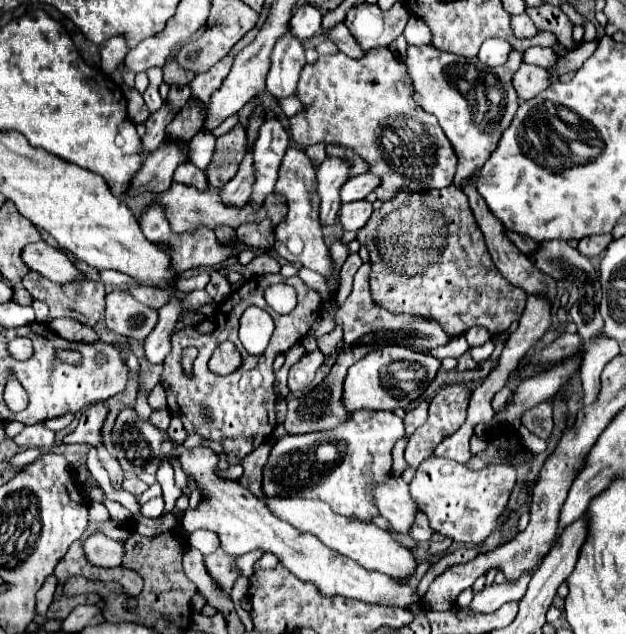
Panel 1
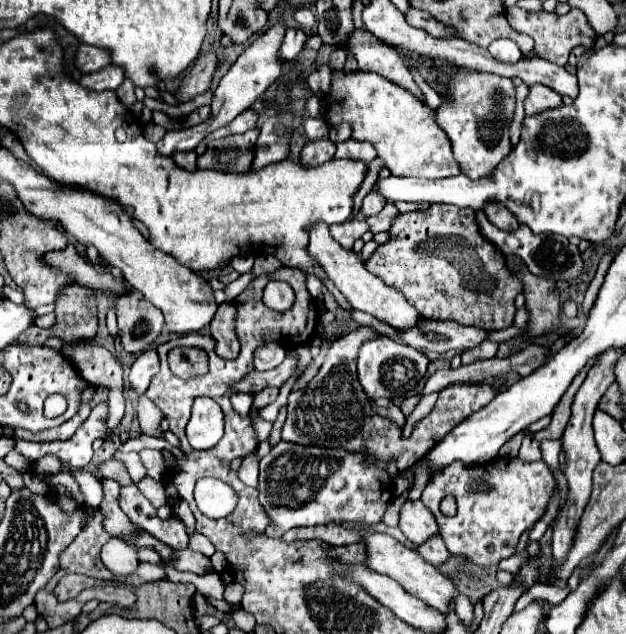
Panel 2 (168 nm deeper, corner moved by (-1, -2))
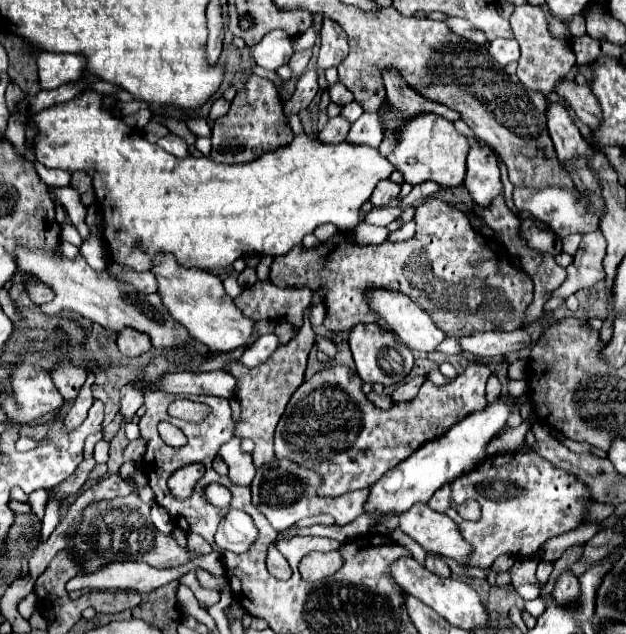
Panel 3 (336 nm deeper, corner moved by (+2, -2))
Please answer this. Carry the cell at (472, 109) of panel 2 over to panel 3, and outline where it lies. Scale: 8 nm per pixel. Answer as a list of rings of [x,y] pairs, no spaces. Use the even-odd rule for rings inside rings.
[[[470,137],[468,143],[470,143],[470,153],[468,153],[464,185],[470,191],[470,197],[478,205],[486,207],[502,189],[498,155],[484,141]]]

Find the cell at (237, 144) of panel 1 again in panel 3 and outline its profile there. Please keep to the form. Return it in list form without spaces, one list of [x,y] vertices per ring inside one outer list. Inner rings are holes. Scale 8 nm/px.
[[[250,75],[248,83],[236,93],[230,111],[214,121],[212,129],[212,151],[208,159],[216,163],[250,163],[256,157],[288,145],[294,139],[292,129],[284,123],[282,115],[282,101],[272,81]]]

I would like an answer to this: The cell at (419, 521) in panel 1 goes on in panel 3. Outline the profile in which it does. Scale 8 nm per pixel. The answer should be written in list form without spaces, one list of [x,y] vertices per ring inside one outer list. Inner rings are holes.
[[[428,553],[426,555],[426,569],[432,571],[434,575],[440,575],[440,577],[450,577],[450,567],[444,563],[444,559],[436,553]]]

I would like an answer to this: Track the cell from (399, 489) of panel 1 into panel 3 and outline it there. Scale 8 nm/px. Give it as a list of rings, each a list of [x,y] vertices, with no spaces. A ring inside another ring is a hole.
[[[412,505],[408,513],[400,513],[400,529],[426,551],[450,557],[460,565],[470,555],[470,545],[462,539],[456,523],[428,505]]]

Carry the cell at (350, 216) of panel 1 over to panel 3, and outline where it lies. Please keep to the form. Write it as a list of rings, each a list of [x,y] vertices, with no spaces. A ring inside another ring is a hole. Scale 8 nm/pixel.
[[[384,179],[376,185],[372,197],[370,197],[370,203],[374,207],[386,207],[386,205],[392,205],[392,201],[398,197],[400,193],[400,185],[398,183],[392,183],[390,179]]]

